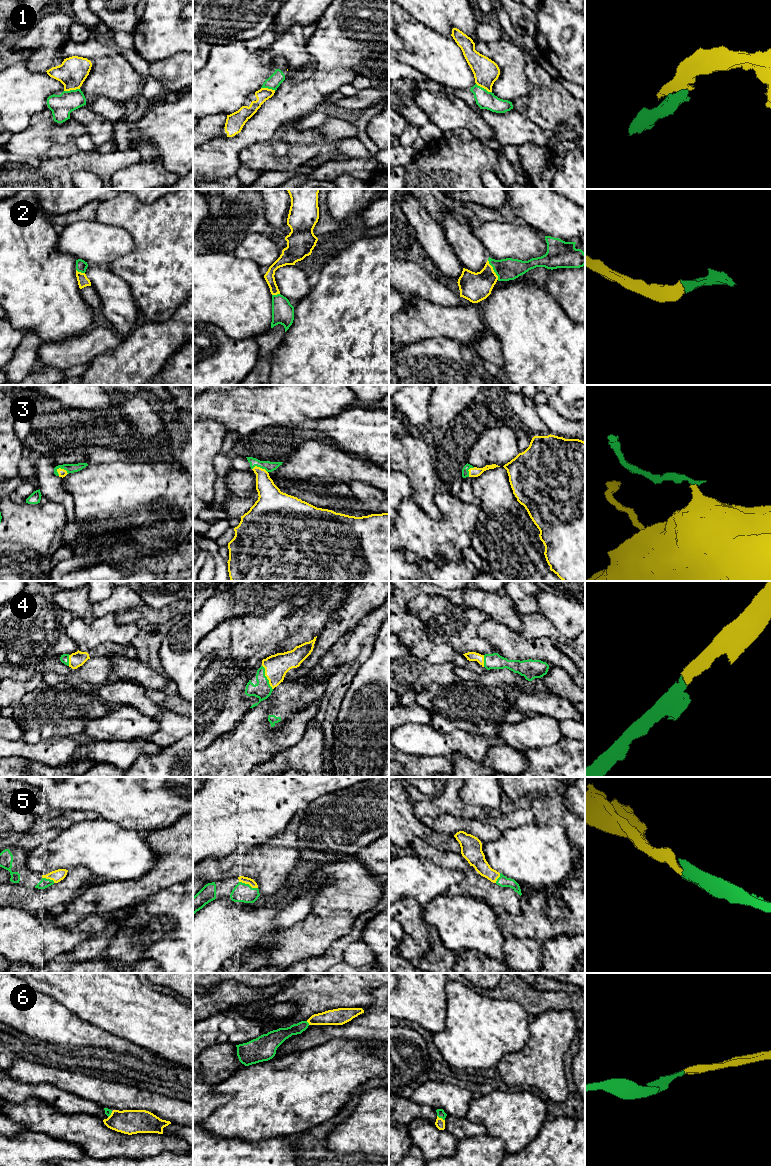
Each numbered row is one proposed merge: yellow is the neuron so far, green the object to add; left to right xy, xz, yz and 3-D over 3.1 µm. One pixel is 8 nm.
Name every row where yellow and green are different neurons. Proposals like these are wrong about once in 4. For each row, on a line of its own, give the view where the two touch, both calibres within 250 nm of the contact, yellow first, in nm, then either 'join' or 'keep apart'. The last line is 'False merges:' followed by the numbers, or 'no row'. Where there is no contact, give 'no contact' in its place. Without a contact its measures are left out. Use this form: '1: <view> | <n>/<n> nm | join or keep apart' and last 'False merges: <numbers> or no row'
1: xy | 240/180 nm | join
2: yz | 240/180 nm | join
3: xy | 70/80 nm | join
4: xz | 190/140 nm | join
5: xz | 60/150 nm | join
6: yz | 80/60 nm | join
False merges: no row

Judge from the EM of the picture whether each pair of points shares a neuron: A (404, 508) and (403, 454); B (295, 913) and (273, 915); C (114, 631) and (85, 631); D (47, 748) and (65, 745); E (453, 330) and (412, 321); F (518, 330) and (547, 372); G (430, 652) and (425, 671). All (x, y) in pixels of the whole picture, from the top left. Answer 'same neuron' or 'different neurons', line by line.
A: different neurons
B: same neuron
C: same neuron
D: same neuron
E: same neuron
F: same neuron
G: different neurons

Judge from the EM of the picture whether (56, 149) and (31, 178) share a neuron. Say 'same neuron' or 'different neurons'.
same neuron

